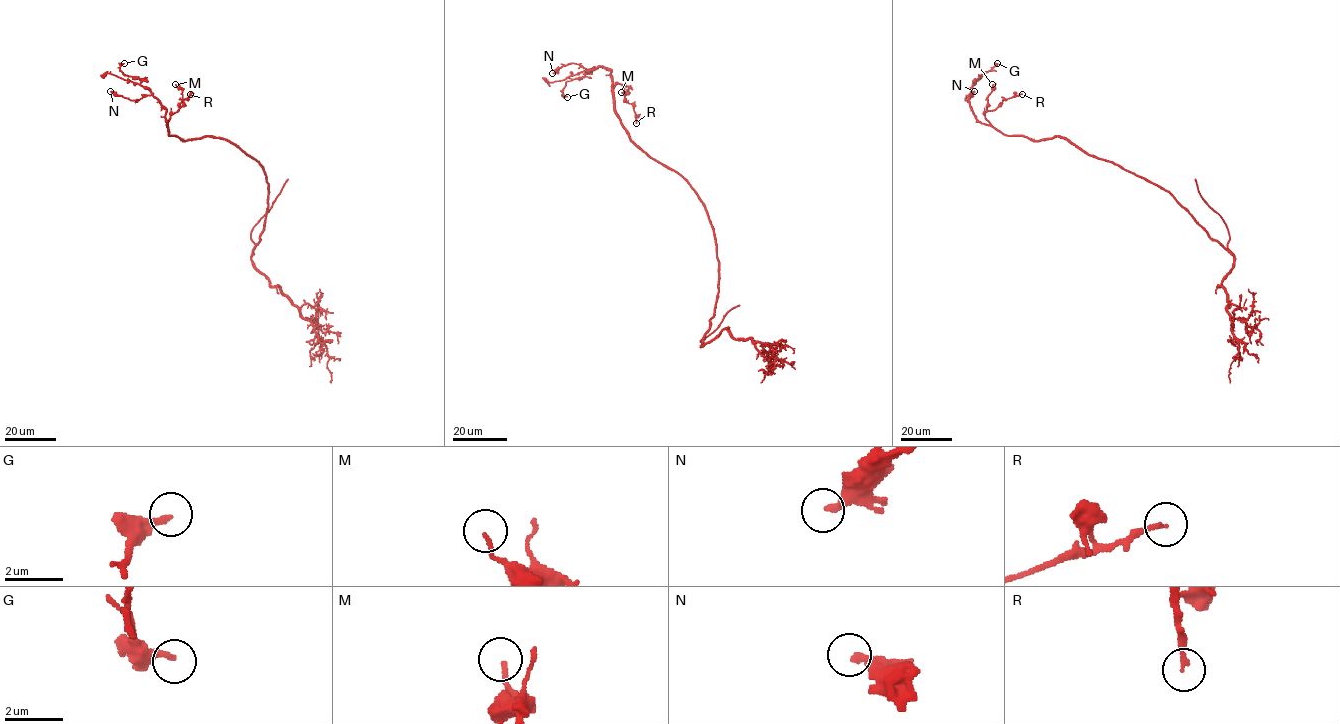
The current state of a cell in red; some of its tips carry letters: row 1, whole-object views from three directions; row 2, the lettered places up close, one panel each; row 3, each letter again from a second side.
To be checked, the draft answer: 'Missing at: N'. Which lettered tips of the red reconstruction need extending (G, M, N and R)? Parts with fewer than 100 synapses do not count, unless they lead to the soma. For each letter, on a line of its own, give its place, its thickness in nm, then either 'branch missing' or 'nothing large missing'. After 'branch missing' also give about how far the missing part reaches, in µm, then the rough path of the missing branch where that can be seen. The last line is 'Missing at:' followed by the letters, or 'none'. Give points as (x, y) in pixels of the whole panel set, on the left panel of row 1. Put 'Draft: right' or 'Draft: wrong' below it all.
G: (124, 63) | 200 nm | nothing large missing
M: (175, 84) | 130 nm | nothing large missing
N: (110, 91) | 280 nm | nothing large missing
R: (190, 94) | 180 nm | nothing large missing
Missing at: none
Draft: wrong

